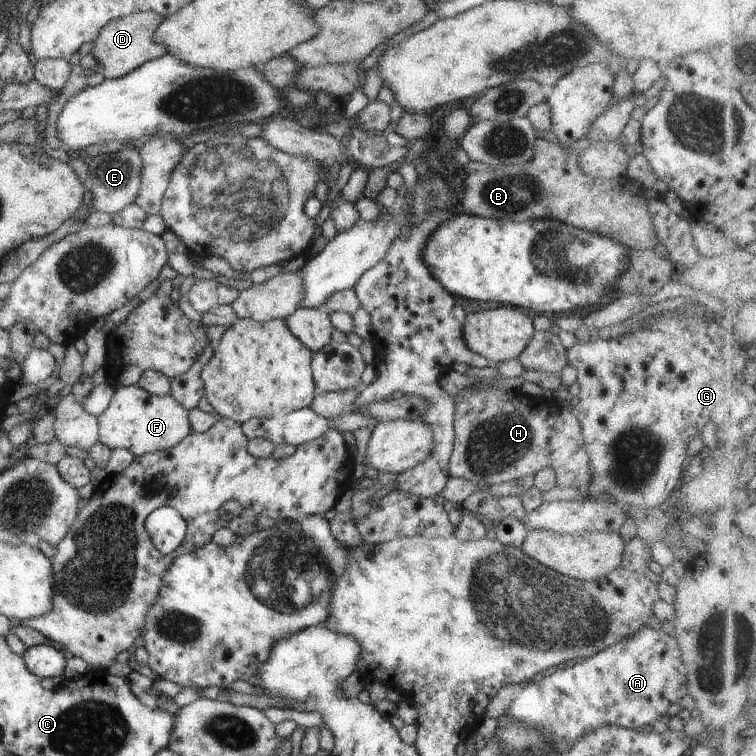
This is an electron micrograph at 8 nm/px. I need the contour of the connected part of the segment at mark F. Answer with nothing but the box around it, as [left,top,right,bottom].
[96,385,190,455]

